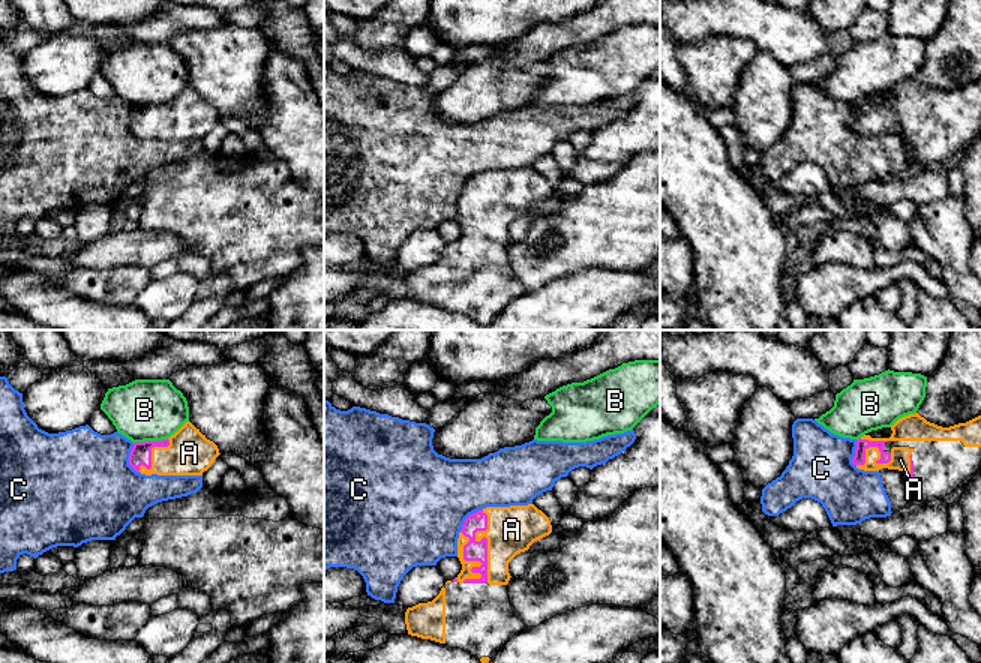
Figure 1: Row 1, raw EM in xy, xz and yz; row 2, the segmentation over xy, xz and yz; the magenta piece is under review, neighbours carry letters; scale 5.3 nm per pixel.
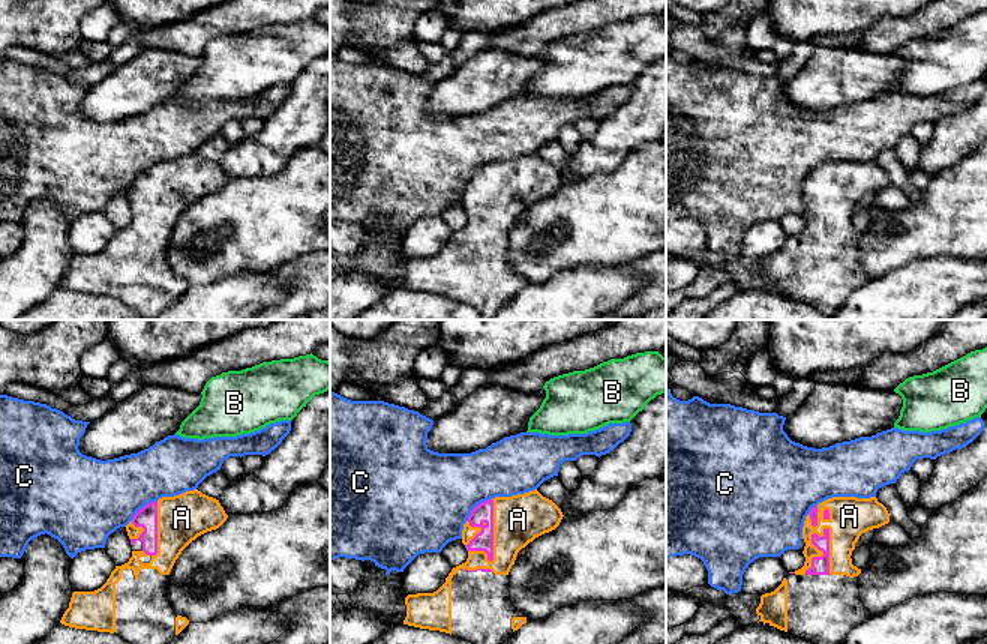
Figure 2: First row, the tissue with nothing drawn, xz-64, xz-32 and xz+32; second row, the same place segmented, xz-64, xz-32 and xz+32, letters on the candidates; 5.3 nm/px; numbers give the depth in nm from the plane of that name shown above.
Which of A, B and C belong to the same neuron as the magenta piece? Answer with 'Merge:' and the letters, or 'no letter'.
Merge: A

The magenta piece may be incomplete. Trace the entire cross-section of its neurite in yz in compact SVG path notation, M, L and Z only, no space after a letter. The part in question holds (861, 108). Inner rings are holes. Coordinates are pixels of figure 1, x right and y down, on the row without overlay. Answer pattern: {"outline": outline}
{"outline": "M915 76L898 82L891 94L890 102L856 104L852 128L864 135L903 135L914 146L915 170L944 164L980 134L981 80L942 92Z"}

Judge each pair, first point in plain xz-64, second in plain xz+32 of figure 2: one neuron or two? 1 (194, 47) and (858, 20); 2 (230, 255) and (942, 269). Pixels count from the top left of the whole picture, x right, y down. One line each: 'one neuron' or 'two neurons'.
1: two neurons
2: two neurons

